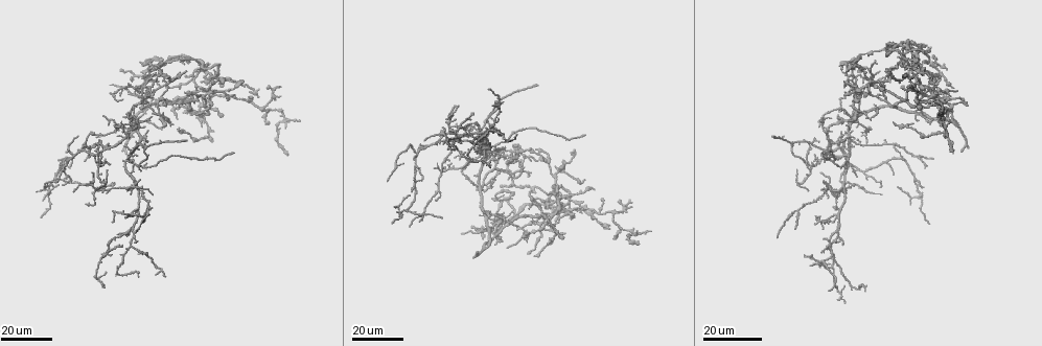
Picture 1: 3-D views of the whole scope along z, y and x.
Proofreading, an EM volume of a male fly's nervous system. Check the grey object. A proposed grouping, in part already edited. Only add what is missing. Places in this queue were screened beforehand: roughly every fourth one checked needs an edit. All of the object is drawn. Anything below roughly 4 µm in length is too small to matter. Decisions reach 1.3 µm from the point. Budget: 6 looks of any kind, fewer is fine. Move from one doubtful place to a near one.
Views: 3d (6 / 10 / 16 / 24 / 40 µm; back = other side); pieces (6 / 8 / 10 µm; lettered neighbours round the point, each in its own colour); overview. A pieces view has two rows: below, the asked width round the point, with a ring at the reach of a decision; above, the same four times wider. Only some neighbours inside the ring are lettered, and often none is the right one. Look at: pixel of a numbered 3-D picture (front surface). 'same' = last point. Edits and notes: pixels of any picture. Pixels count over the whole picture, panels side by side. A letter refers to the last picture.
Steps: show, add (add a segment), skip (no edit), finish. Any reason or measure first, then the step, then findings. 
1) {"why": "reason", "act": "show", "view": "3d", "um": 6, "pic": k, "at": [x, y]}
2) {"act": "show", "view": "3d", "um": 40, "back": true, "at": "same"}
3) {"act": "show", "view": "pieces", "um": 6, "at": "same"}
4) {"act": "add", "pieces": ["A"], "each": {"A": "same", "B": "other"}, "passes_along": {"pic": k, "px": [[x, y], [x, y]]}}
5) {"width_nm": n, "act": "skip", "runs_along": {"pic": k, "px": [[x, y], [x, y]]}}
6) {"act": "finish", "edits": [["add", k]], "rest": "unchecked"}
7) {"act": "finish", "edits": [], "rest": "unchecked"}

{"why": "an open end", "act": "show", "view": "3d", "um": 16, "pic": 1, "at": [479, 252]}

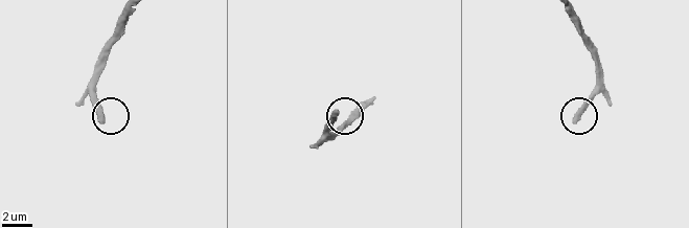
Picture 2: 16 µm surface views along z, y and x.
{"act": "show", "view": "pieces", "um": 6, "pic": 2, "at": [101, 121]}

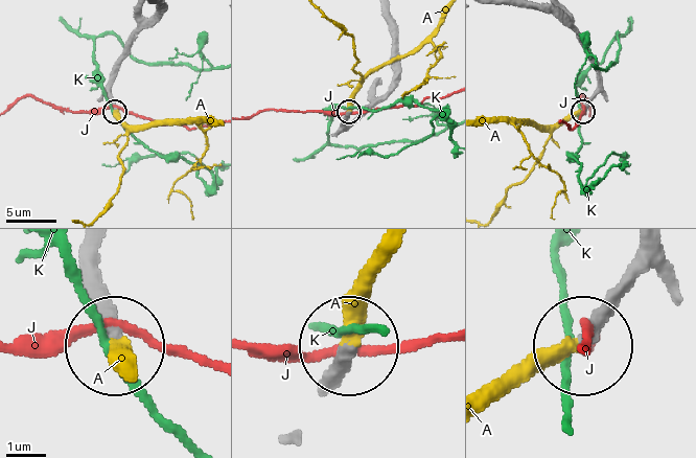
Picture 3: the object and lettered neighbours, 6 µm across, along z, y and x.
{"act": "add", "pieces": ["A"], "each": {"A": "same", "J": "other", "K": "other"}, "found": "the cell continues"}

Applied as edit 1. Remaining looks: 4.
{"why": "see it whole again", "act": "show", "view": "overview"}

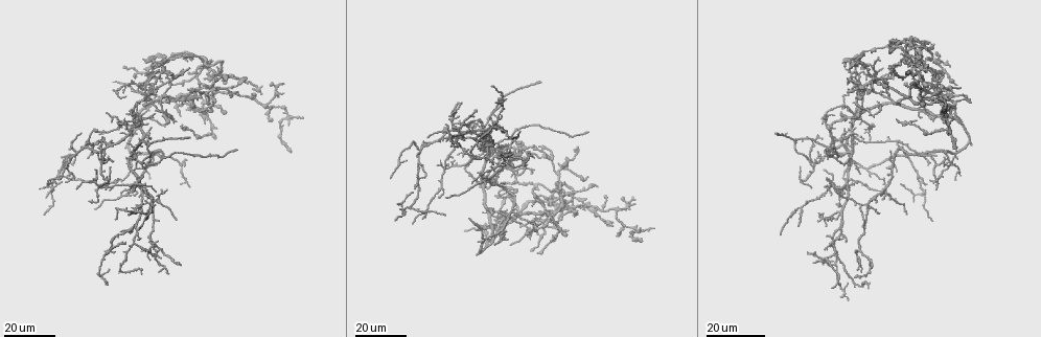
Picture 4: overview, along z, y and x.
{"why": "branch stops here", "act": "show", "view": "3d", "um": 16, "pic": 4, "at": [933, 43]}

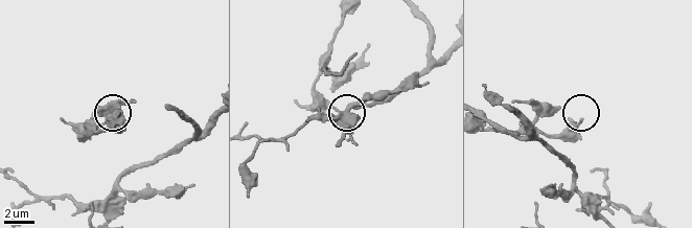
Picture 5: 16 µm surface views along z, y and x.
{"why": "see the neighbours", "act": "show", "view": "pieces", "um": 8, "pic": 5, "at": [581, 120]}

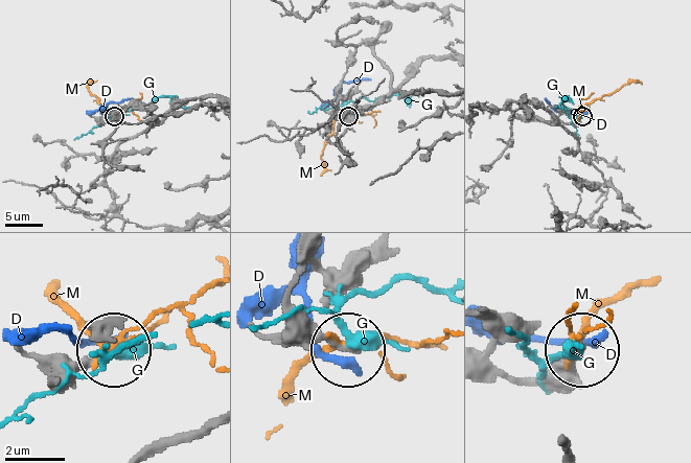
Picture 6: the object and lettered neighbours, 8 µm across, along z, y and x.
{"act": "skip", "each": {"D": "other", "G": "other", "M": "other"}, "found": "none of them fits"}

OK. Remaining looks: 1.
{"act": "finish", "edits": [["add", 3]], "rest": "unchecked"}

